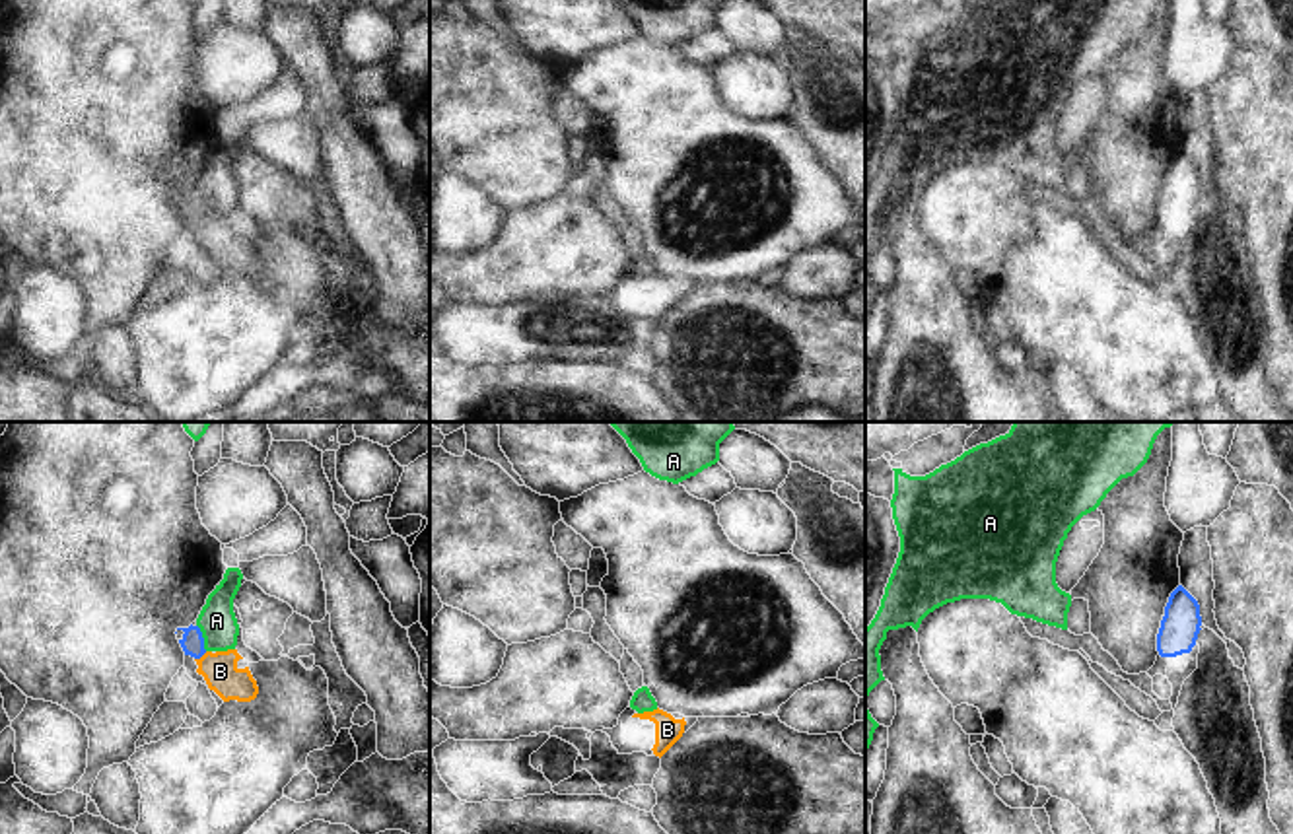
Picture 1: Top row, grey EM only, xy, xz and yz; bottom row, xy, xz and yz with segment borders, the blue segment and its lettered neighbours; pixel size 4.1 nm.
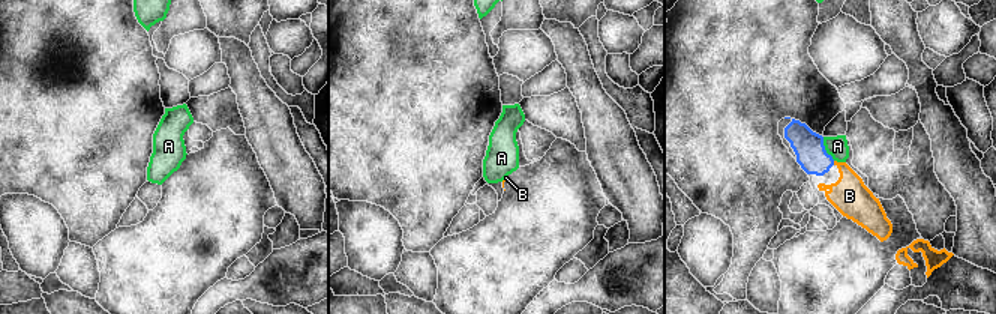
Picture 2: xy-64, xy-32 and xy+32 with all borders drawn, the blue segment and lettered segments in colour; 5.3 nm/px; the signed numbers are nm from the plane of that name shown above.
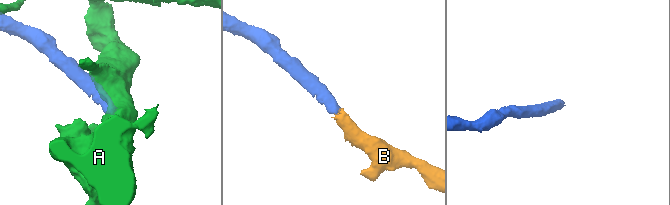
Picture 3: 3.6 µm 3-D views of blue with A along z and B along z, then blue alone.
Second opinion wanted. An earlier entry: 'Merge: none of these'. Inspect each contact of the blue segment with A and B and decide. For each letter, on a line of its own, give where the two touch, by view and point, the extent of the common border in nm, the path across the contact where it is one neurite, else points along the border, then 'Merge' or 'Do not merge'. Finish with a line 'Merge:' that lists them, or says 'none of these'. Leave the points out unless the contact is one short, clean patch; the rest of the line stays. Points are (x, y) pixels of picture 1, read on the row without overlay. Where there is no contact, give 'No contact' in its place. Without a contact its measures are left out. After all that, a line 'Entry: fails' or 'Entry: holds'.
A: Touches blue at xy (203, 203). Shared border 120 nm. Boundary: xy (197, 189), (207, 214). Do not merge
B: Touches blue at xy (201, 220). Shared border 70 nm. Path across: xy (193, 208), (201, 220), (220, 236). Merge
Merge: B
Entry: fails

